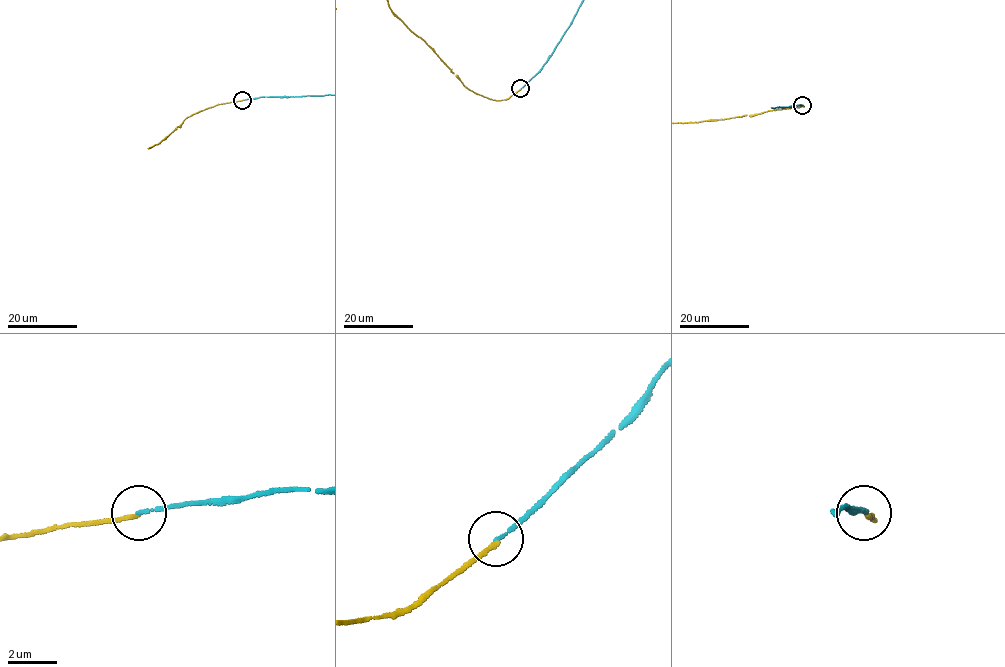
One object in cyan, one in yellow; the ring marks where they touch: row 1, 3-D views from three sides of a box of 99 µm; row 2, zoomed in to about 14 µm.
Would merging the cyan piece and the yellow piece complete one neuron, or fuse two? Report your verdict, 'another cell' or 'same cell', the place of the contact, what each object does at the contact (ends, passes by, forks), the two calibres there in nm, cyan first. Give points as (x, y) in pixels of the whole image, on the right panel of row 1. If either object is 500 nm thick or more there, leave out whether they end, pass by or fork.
another cell | (802, 105) | cyan ends | yellow ends | 140/160 nm

